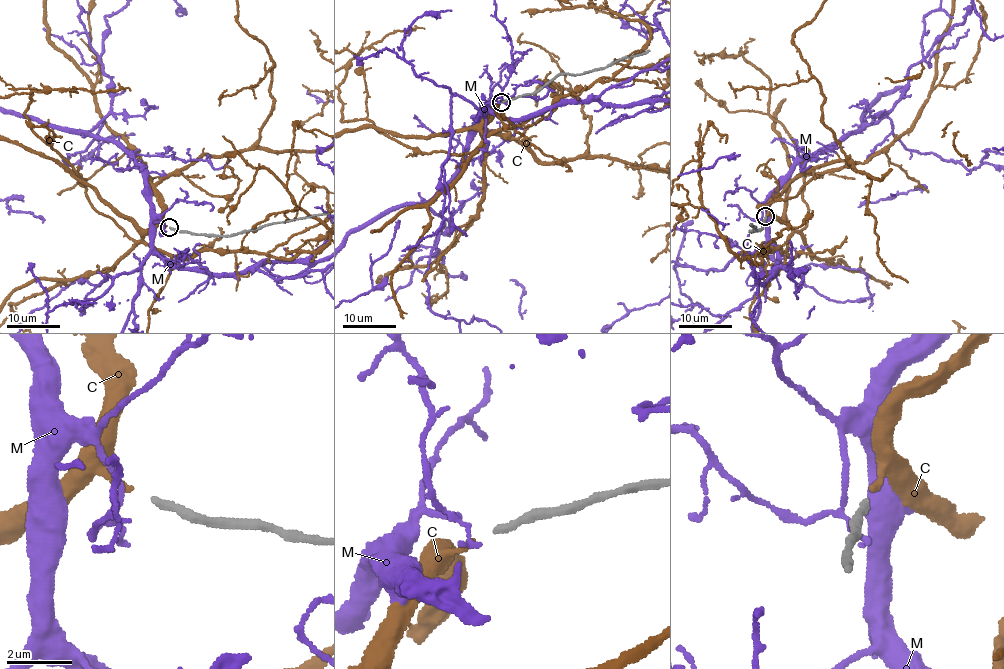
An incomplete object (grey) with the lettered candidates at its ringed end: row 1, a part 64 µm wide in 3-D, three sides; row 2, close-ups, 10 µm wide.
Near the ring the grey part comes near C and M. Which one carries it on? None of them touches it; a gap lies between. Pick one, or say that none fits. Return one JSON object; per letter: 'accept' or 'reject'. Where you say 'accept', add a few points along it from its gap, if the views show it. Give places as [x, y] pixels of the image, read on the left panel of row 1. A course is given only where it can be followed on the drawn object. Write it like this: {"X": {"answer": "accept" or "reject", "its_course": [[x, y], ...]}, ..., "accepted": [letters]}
{"C": {"answer": "accept"}, "M": {"answer": "reject"}, "accepted": ["C"]}

